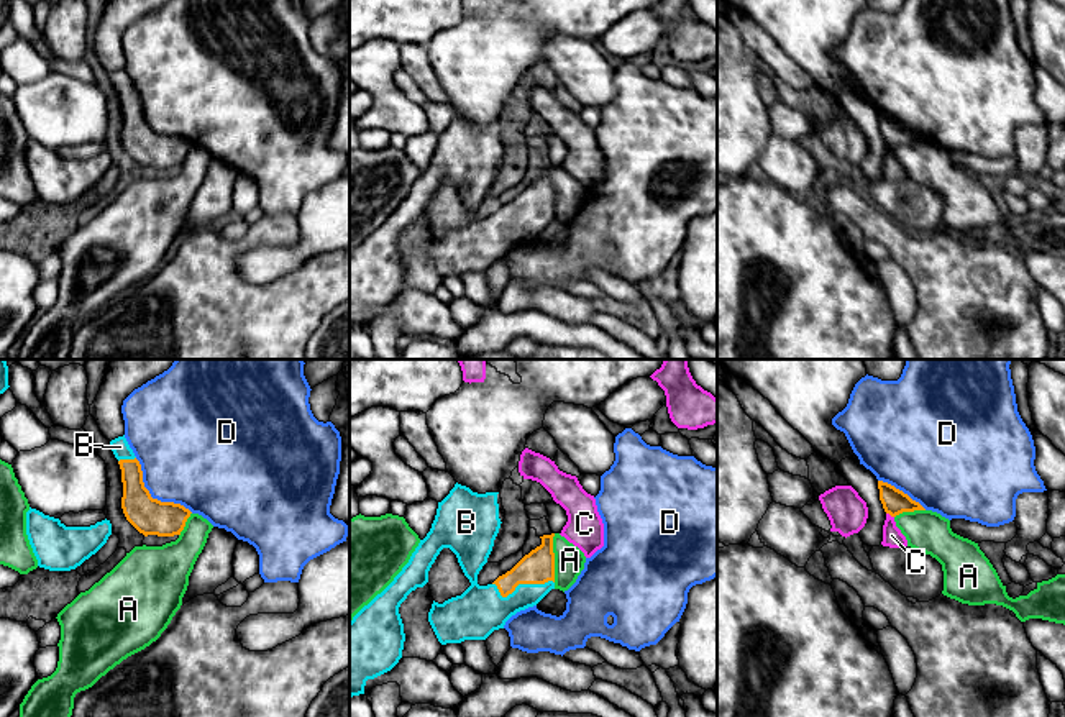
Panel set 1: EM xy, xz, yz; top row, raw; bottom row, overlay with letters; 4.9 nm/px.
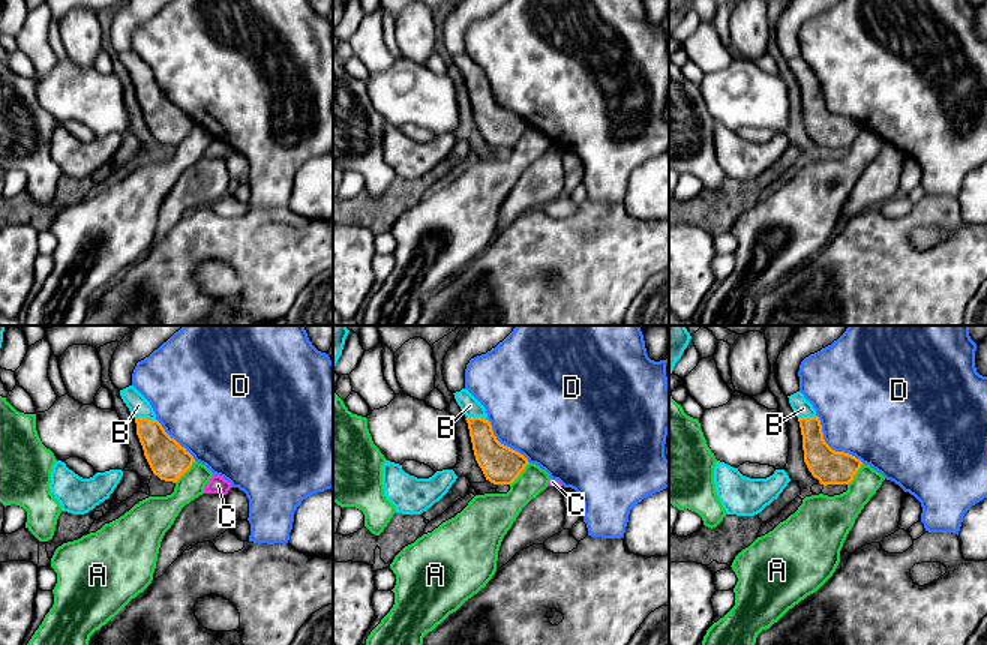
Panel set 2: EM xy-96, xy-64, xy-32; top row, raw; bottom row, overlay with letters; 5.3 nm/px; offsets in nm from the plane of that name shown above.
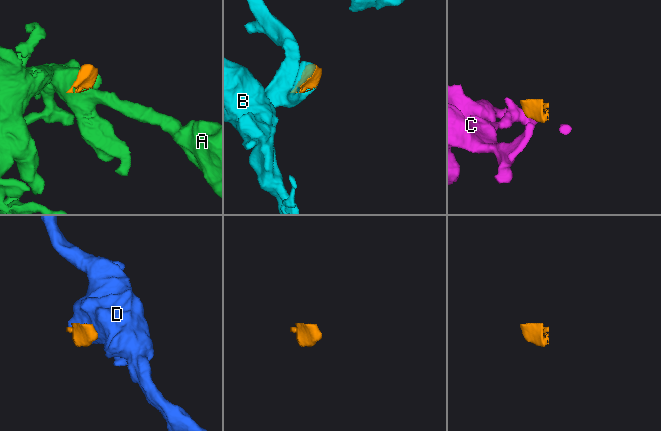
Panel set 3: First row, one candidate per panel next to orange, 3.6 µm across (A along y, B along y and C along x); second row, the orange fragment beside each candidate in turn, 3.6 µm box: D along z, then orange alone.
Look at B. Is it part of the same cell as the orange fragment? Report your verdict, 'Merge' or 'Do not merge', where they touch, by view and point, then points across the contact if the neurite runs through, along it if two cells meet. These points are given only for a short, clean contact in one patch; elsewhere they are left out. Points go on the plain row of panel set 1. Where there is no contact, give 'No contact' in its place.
Merge. Touches orange at xz (521, 215)

